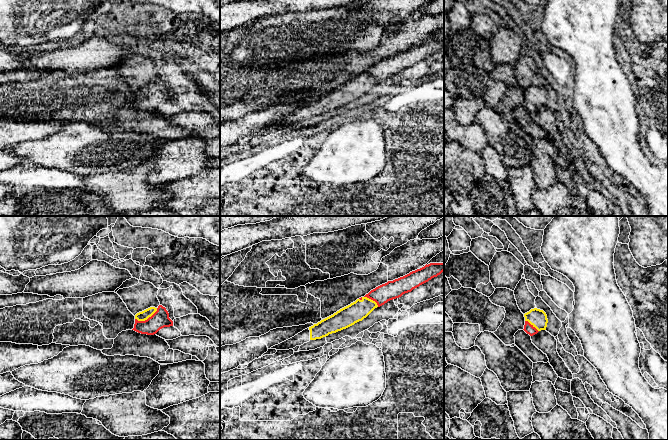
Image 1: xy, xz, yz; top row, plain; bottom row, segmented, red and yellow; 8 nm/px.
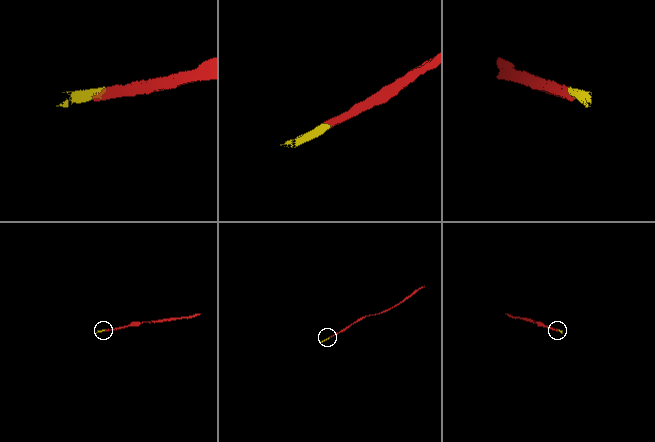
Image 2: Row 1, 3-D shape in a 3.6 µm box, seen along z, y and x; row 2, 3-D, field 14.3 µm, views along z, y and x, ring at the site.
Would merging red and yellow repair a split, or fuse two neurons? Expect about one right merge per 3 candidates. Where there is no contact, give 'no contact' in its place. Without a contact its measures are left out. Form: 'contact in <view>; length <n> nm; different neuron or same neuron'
contact in xy; length 200 nm; same neuron

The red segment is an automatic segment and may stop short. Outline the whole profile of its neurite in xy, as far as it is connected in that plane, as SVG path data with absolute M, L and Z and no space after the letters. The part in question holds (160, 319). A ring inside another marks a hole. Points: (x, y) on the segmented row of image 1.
M150 307L135 315L135 324L132 330L147 335L154 335L164 327L173 326L169 313L165 307Z

